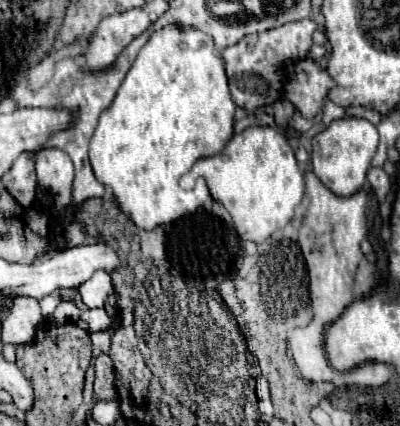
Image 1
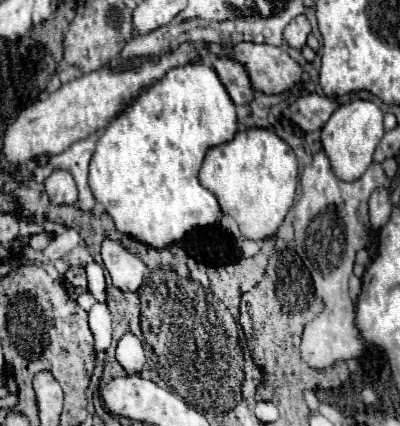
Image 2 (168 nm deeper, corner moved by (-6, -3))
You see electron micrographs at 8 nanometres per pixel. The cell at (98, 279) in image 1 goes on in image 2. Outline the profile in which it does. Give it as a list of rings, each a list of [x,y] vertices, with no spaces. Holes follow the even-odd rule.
[[[88,262],[86,266],[86,276],[88,276],[88,288],[90,294],[98,302],[106,302],[106,284],[104,284],[104,270],[96,262]]]

